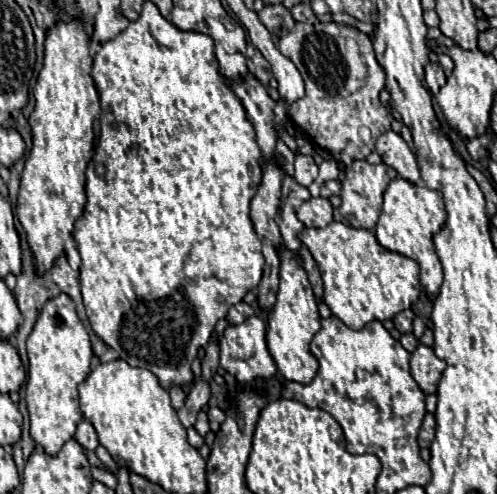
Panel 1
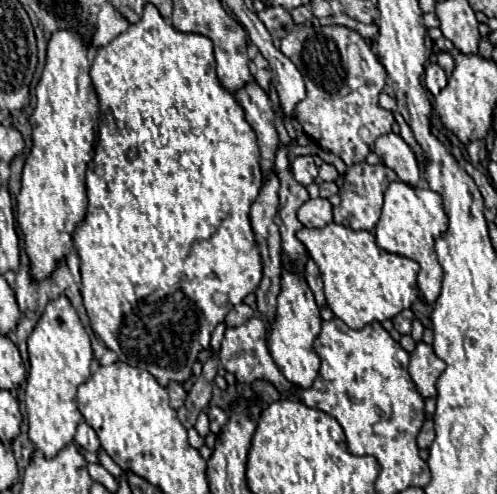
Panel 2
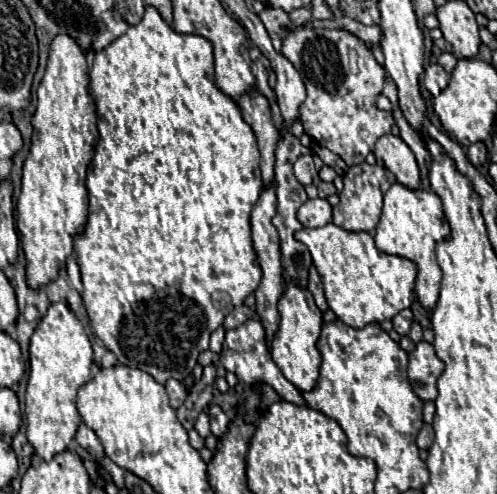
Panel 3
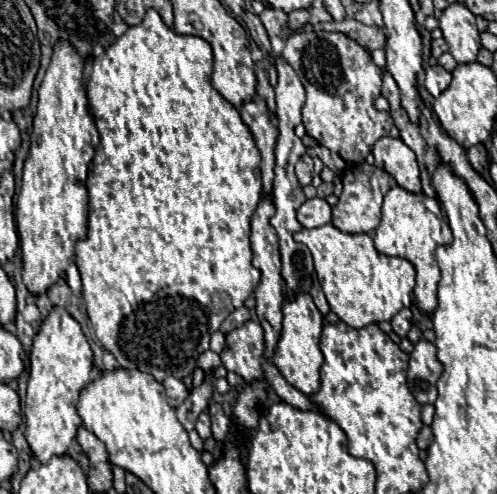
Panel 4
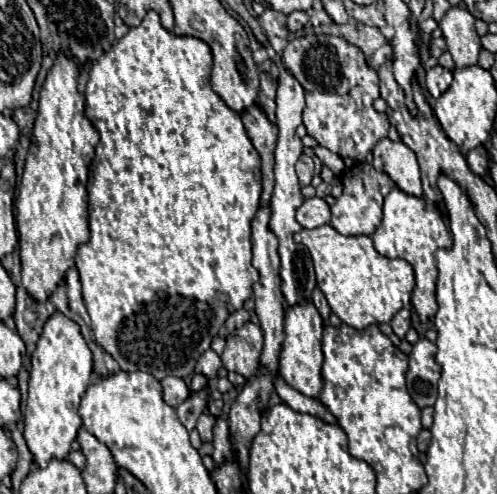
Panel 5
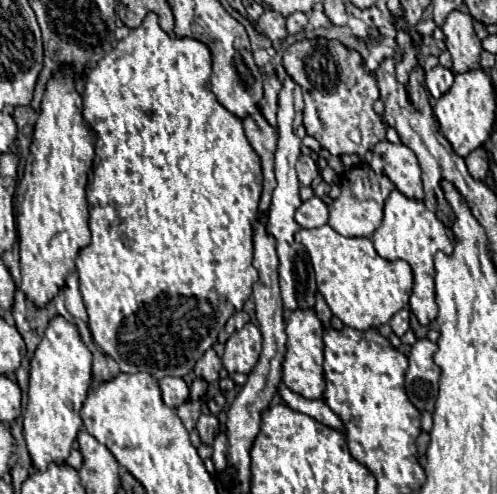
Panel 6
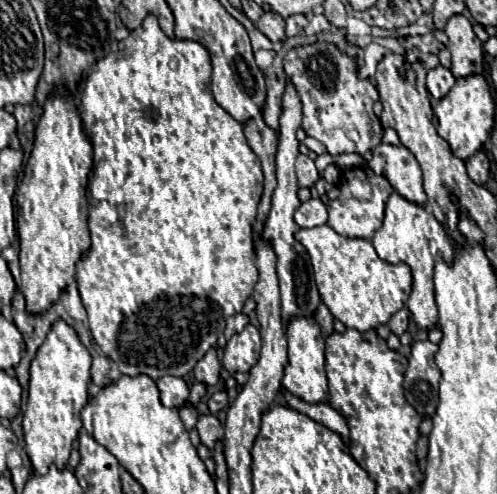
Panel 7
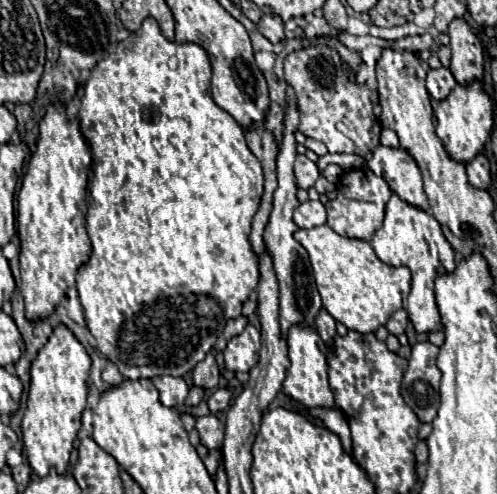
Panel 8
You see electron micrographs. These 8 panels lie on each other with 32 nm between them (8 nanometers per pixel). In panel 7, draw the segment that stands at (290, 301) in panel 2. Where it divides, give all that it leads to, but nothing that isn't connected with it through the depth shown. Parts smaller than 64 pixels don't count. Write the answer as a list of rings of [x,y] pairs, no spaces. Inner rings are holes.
[[[296,318],[290,320],[286,328],[288,336],[288,366],[284,368],[284,380],[282,386],[296,398],[300,398],[306,404],[330,404],[330,392],[328,392],[328,378],[324,372],[324,350],[326,342],[320,336],[320,328],[314,318]]]

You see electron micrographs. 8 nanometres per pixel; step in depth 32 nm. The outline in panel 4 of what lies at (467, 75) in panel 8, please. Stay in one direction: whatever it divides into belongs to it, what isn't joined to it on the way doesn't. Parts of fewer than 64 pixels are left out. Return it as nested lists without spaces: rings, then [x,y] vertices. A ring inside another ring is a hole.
[[[456,2],[442,12],[442,18],[438,22],[456,64],[476,62],[480,50],[480,34],[476,30],[472,12],[468,12],[464,4]]]

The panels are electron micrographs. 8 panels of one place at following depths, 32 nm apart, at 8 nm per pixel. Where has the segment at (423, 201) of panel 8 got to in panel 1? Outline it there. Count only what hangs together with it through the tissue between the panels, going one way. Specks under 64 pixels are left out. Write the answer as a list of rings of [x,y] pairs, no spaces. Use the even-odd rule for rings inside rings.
[[[386,132],[376,140],[376,152],[382,156],[382,162],[398,172],[400,178],[416,184],[420,180],[420,168],[416,154],[396,132]]]

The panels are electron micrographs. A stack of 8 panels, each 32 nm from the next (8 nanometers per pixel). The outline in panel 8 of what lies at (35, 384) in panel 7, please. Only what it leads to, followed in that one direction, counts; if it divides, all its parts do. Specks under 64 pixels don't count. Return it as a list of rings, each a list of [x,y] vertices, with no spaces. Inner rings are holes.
[[[66,326],[56,328],[56,332],[48,338],[48,344],[32,362],[32,380],[28,390],[26,412],[22,418],[22,452],[28,466],[38,478],[48,476],[50,468],[56,468],[58,474],[64,474],[68,470],[72,442],[82,426],[80,418],[86,408],[88,370],[90,356]]]

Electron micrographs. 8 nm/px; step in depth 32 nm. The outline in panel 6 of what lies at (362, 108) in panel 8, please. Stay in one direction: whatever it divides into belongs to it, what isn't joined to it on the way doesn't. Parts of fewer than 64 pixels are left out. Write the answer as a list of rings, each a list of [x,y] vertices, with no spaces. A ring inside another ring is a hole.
[[[304,40],[284,52],[284,70],[302,88],[306,134],[314,136],[330,154],[358,154],[364,158],[370,148],[384,140],[386,126],[372,110],[374,100],[378,100],[376,78],[362,70],[358,52],[346,50],[336,40]]]

